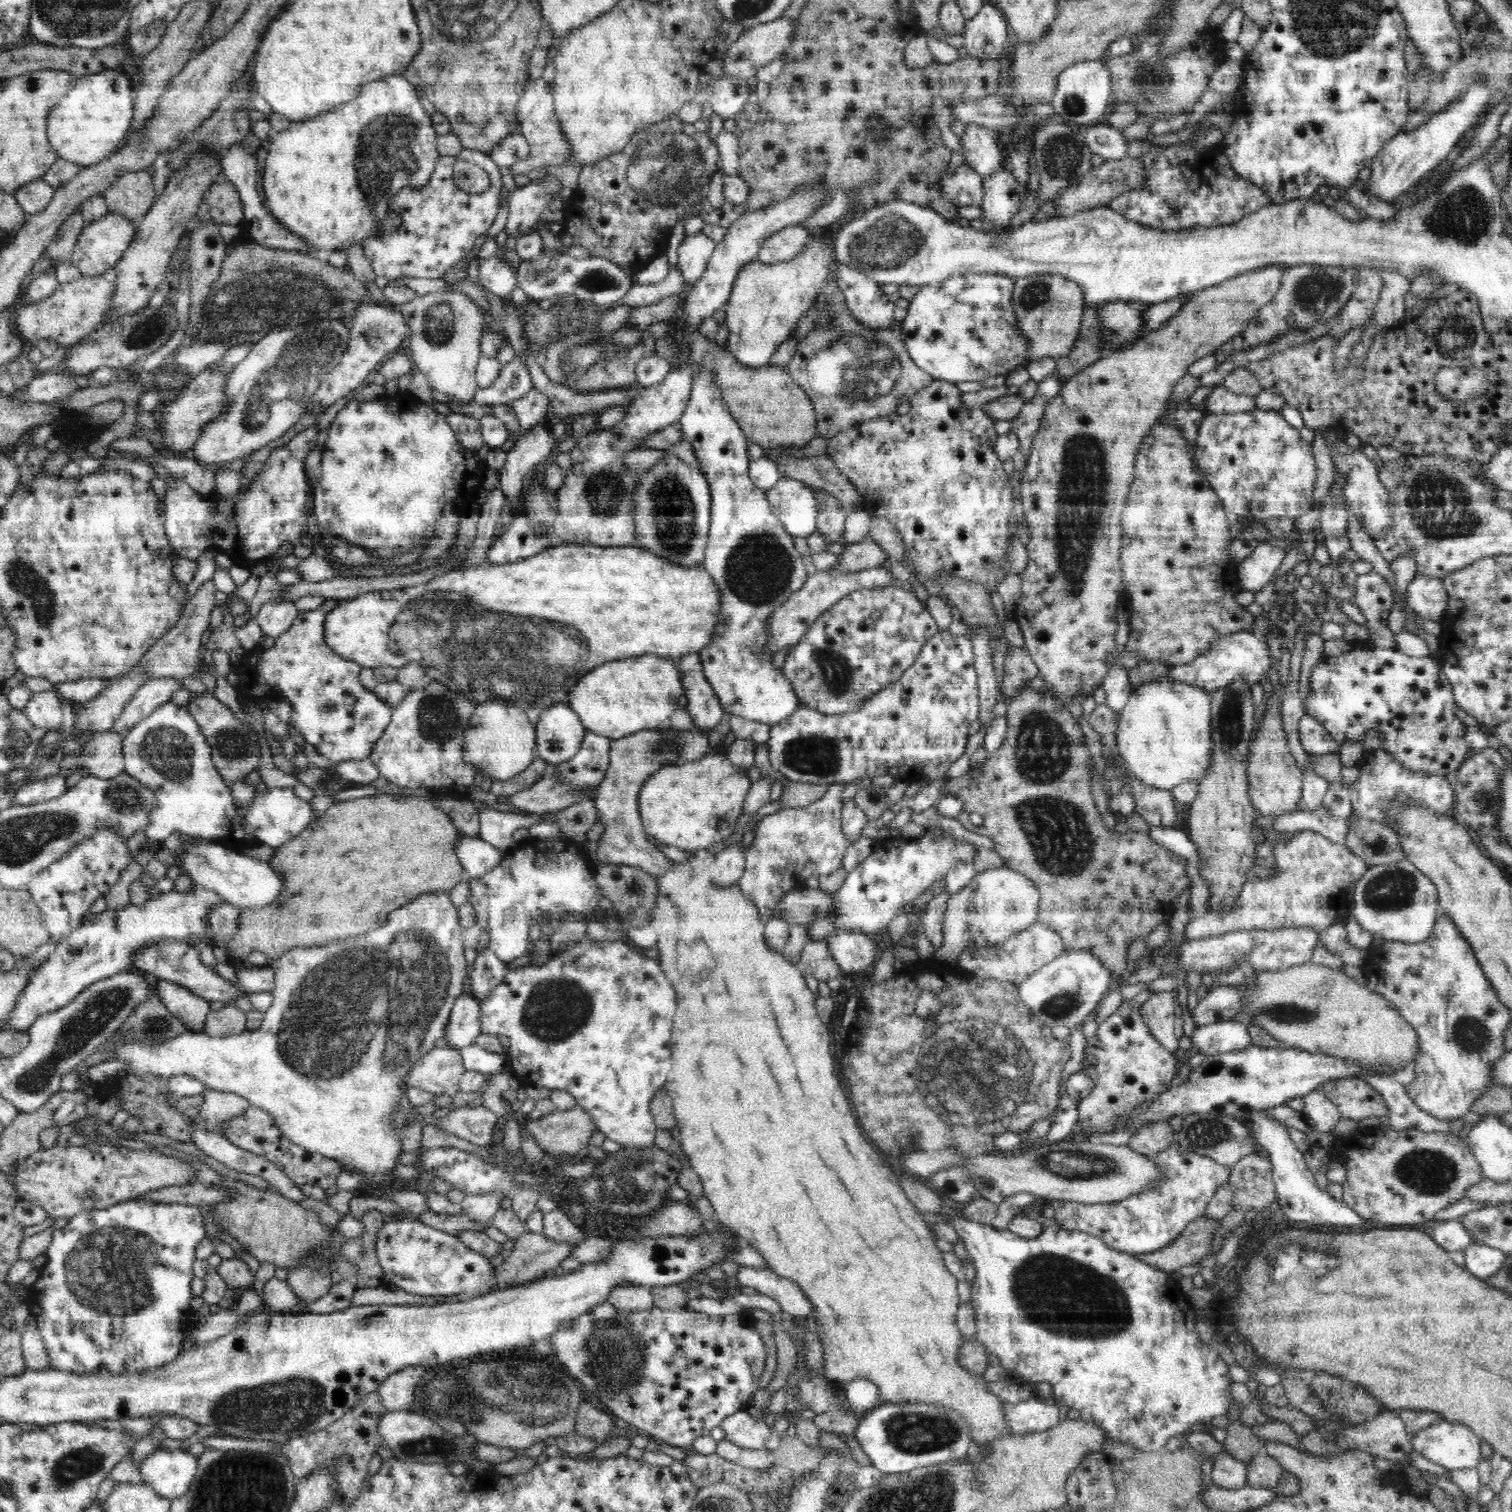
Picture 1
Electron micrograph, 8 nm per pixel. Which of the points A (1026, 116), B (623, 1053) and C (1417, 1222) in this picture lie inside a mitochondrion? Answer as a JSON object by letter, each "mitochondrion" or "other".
{"A":"other","B":"other","C":"other"}

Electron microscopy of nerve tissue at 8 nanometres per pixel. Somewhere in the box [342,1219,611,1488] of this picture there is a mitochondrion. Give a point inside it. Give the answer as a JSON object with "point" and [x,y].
{"point":[535,1395]}

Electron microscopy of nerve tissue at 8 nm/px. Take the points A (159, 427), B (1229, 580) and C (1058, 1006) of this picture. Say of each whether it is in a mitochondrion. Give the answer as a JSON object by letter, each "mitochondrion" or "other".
{"A":"other","B":"other","C":"mitochondrion"}

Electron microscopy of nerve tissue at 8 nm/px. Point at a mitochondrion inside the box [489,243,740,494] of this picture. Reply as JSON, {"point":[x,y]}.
{"point":[598,281]}

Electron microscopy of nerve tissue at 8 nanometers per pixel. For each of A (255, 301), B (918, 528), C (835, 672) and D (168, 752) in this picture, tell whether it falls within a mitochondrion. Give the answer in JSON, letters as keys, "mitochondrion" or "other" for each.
{"A":"mitochondrion","B":"other","C":"mitochondrion","D":"mitochondrion"}

